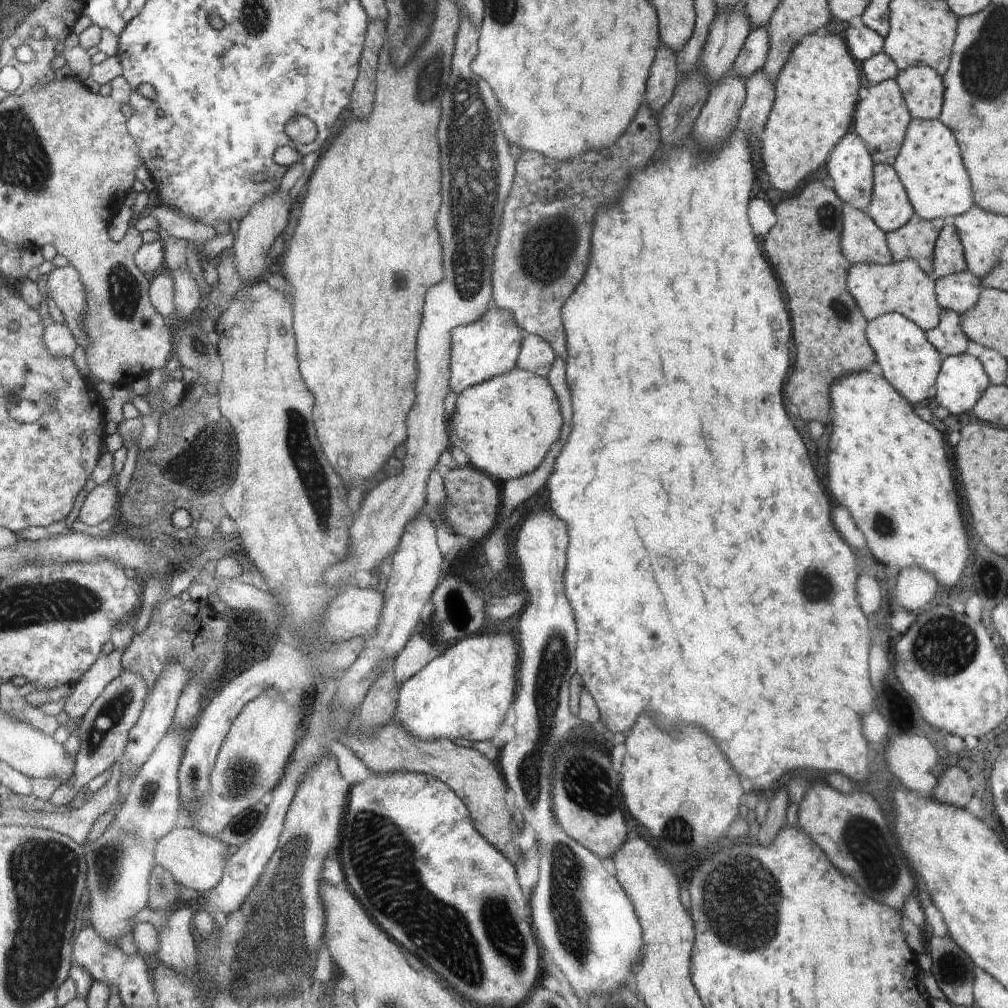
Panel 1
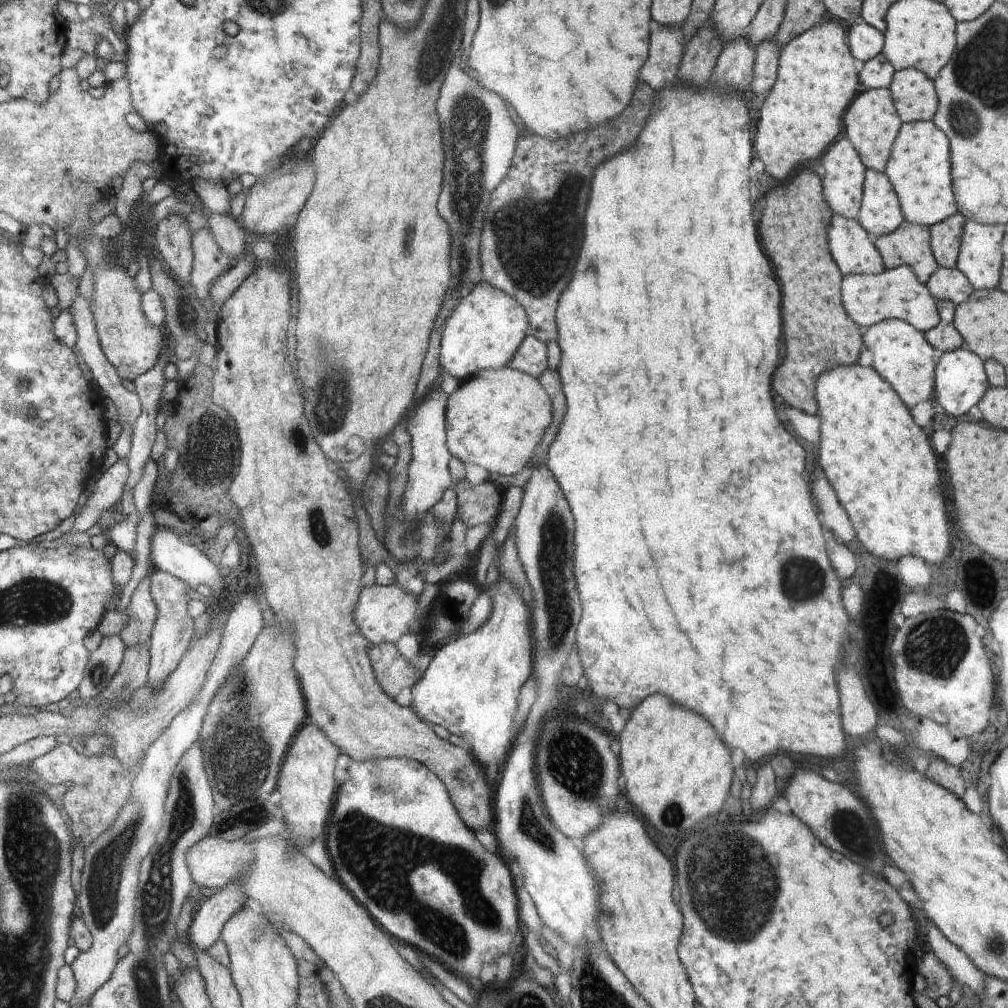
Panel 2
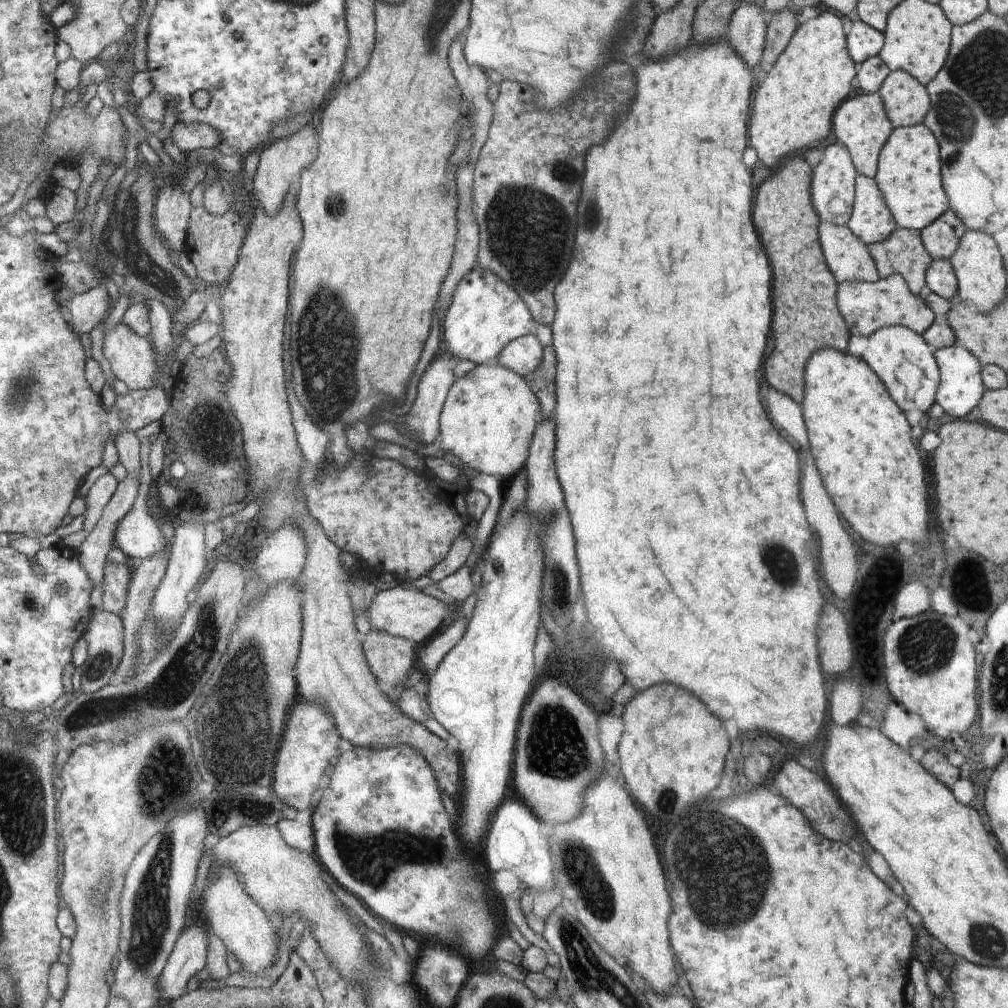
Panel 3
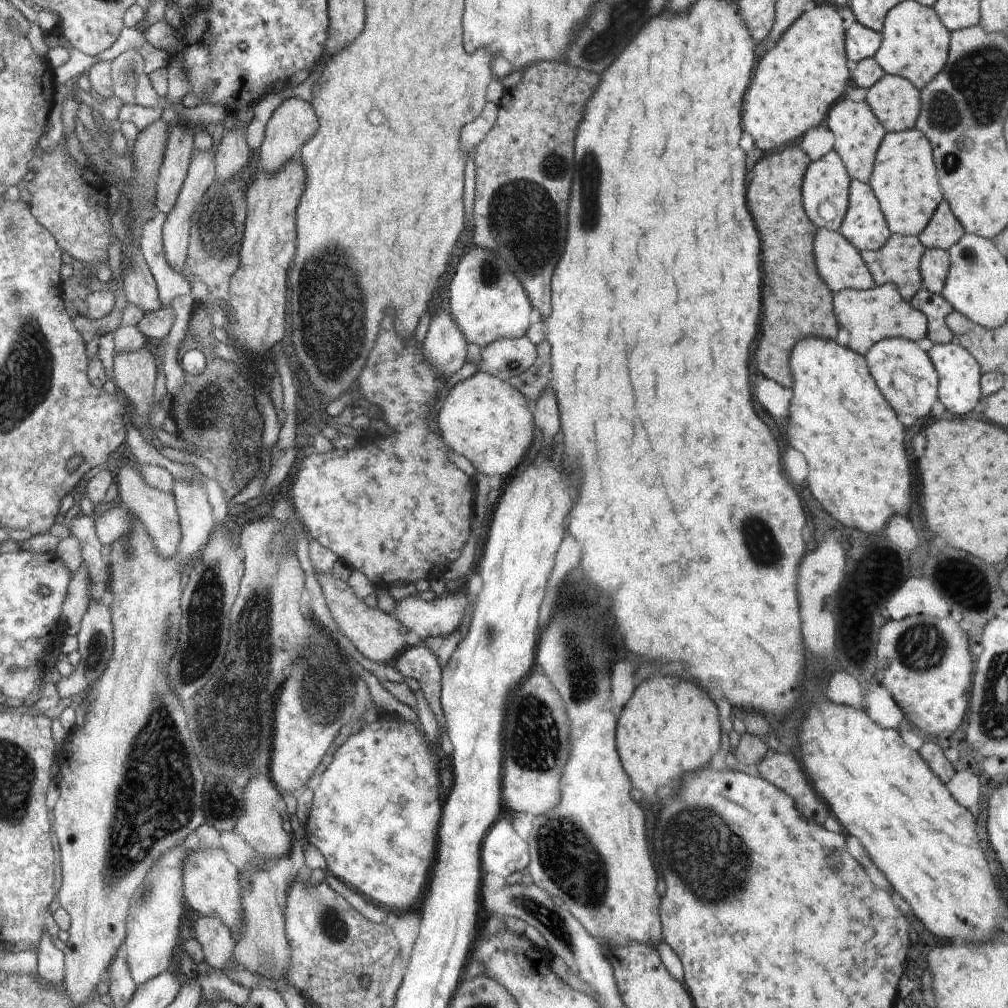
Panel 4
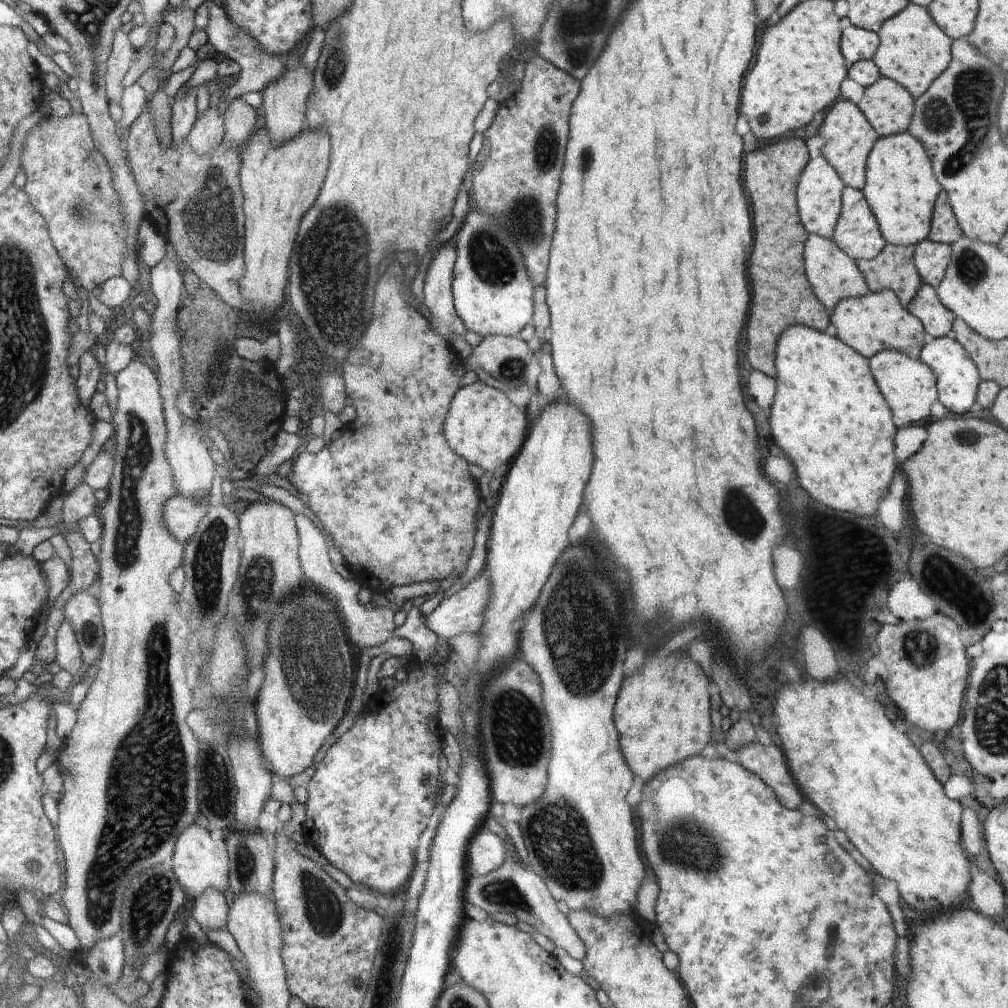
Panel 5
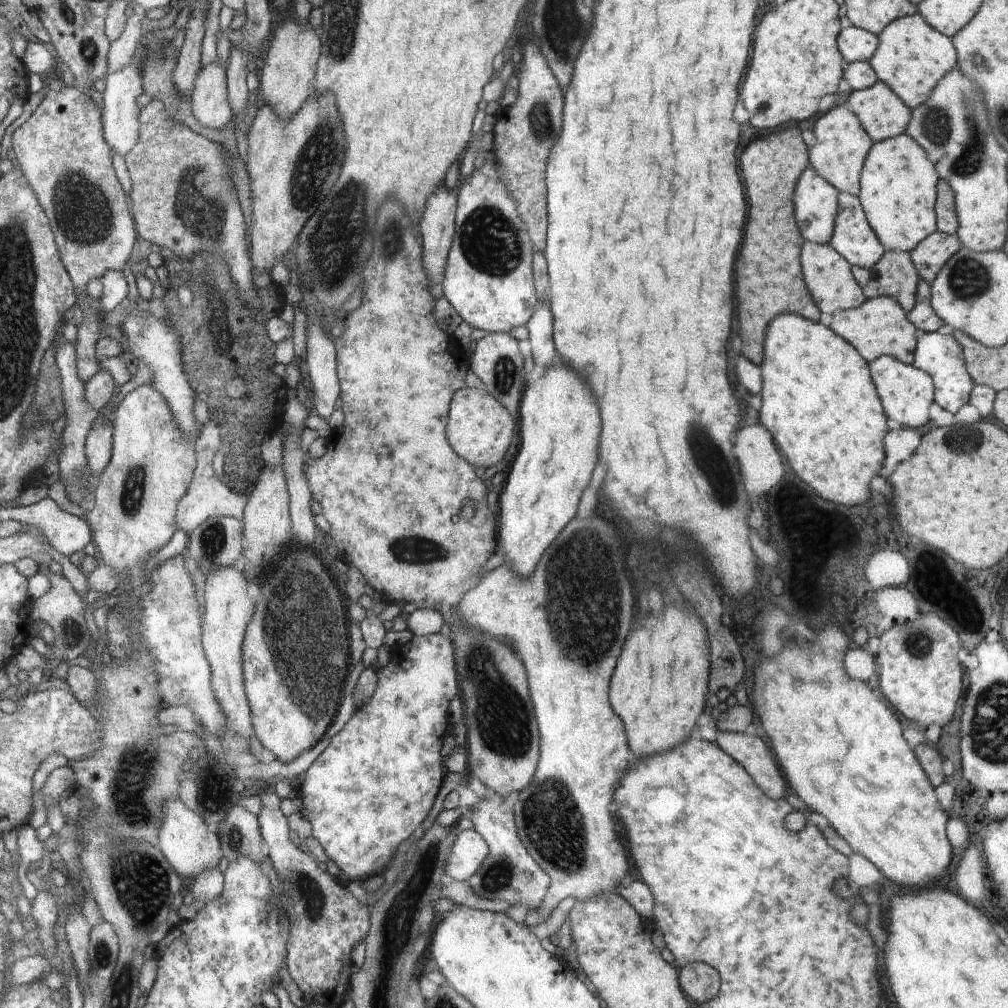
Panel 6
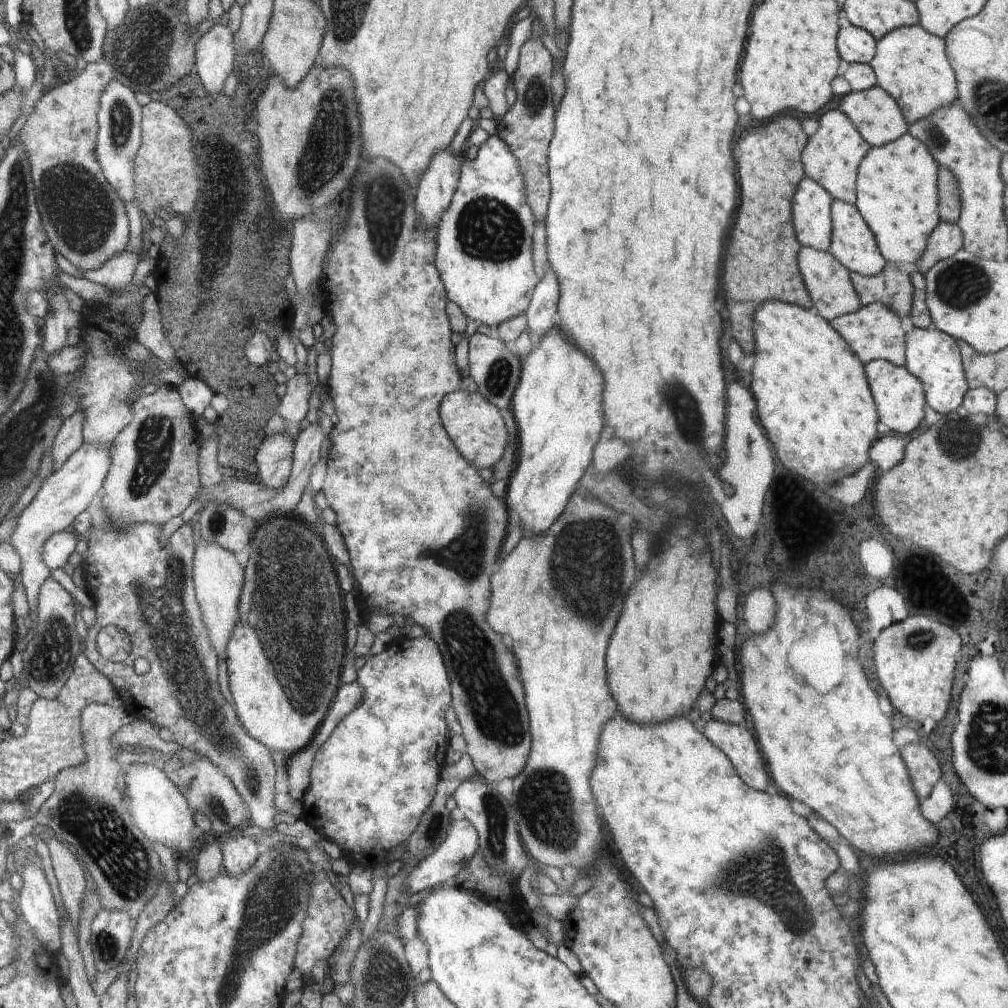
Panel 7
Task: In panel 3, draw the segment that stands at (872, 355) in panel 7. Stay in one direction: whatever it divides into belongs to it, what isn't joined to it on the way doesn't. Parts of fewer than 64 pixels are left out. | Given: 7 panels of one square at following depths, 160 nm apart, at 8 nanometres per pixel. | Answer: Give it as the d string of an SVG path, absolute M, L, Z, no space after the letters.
M897 273L877 282L842 282L838 290L838 307L854 336L868 338L876 330L893 325L904 326L918 335L924 335L935 320L934 312L926 305L923 297L912 294L902 274Z

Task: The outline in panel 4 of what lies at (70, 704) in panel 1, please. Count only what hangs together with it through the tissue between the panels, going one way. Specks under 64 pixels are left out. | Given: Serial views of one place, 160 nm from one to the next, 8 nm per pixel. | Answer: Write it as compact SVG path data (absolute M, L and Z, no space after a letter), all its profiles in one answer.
M91 600L80 623L81 626L76 636L78 637L78 652L82 658L80 658L80 663L75 666L75 671L71 676L63 676L61 680L58 680L56 688L60 699L88 692L98 682L102 672L108 668L109 662L113 660L116 638L113 612L110 608L106 607L101 600Z

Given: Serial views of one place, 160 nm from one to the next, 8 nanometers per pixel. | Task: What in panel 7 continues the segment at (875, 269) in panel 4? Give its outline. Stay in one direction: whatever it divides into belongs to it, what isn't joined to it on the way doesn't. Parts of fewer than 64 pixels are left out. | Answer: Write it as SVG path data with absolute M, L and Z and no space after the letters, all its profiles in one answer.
M888 261L882 272L875 277L862 276L852 271L850 280L863 306L882 303L897 313L905 331L912 329L911 308L914 287L910 277L900 272L896 263Z

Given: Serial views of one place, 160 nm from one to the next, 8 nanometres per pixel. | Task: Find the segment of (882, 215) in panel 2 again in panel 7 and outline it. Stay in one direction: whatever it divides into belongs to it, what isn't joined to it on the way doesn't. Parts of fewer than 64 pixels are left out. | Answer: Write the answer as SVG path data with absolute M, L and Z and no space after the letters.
M844 201L833 202L833 244L830 245L829 252L850 272L854 271L866 277L875 277L880 274L887 263L881 255L876 235L870 230L861 211L854 204Z

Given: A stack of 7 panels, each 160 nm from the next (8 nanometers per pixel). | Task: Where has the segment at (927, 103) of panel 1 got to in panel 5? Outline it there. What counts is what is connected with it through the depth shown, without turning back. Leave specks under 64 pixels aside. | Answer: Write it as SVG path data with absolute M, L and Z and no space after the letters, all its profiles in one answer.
M881 77L871 87L866 87L862 98L856 103L869 119L878 136L887 137L898 133L906 133L914 112L913 96L898 82Z

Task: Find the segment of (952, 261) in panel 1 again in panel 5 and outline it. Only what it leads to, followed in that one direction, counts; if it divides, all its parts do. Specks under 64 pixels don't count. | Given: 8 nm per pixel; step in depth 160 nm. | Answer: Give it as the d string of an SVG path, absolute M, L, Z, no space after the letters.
M942 189L937 196L928 240L951 245L963 235L956 215L949 203L947 192Z

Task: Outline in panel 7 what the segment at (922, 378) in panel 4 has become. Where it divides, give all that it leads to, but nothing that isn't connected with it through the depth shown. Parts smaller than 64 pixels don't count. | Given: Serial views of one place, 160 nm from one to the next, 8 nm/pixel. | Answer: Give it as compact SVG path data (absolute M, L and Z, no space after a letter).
M882 359L870 361L865 366L869 386L885 430L902 432L902 434L914 432L924 418L926 399L922 383L913 374L910 374L905 366L897 367Z

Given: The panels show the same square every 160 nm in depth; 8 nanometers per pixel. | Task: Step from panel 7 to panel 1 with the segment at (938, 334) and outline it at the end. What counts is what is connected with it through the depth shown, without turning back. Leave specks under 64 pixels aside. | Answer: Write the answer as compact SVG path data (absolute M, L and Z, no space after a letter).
M966 352L943 359L935 380L935 398L946 414L962 414L973 408L991 382L978 358Z

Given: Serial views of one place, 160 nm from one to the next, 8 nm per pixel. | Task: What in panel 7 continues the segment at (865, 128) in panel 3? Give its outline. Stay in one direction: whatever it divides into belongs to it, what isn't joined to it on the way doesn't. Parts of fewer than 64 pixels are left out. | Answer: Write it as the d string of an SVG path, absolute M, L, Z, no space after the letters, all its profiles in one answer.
M828 110L819 120L819 127L810 136L810 146L805 146L806 176L820 183L838 201L854 204L857 201L857 173L860 164L872 147L863 138L853 122L840 110Z

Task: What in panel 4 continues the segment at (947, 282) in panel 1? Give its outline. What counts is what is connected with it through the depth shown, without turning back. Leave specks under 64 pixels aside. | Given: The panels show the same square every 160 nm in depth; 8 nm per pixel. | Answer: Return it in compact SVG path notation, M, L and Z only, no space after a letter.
M943 249L926 250L920 264L920 275L924 289L941 295L950 269L949 252Z

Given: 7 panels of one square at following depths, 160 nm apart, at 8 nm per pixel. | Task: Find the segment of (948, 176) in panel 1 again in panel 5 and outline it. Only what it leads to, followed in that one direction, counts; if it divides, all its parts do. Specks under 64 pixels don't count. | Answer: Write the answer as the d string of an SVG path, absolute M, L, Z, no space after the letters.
M898 133L887 137L880 137L869 154L865 178L865 188L861 191L877 218L882 236L891 245L917 245L926 240L930 234L933 208L937 196L942 190L933 171L932 161L926 154L922 143L910 133Z

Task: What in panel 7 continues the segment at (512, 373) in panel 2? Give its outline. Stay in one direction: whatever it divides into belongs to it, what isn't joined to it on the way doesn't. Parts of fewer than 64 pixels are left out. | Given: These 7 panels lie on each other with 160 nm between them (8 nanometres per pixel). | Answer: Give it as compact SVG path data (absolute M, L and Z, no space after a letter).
M453 391L446 395L446 402L442 402L442 422L452 442L460 453L470 460L470 464L480 468L493 468L502 458L502 452L508 444L506 426L497 406L488 404L488 400L479 392Z

